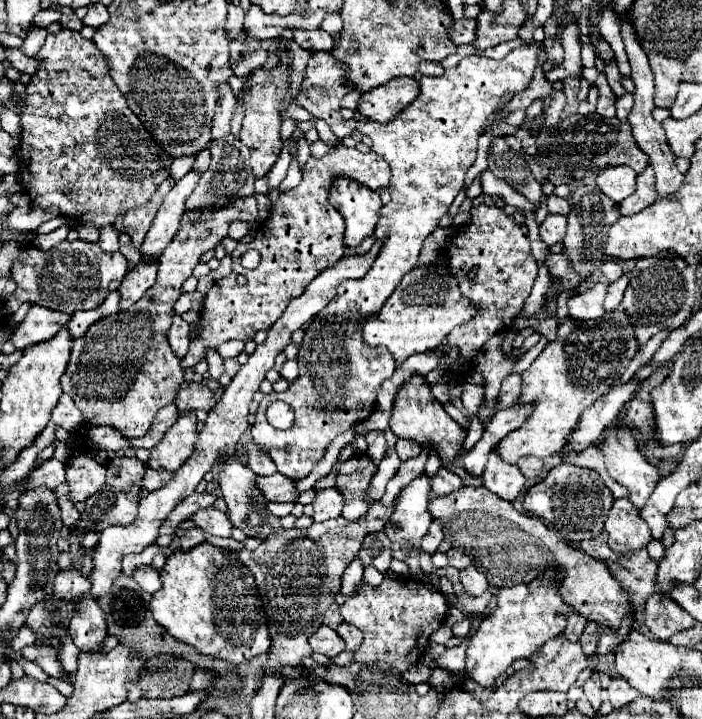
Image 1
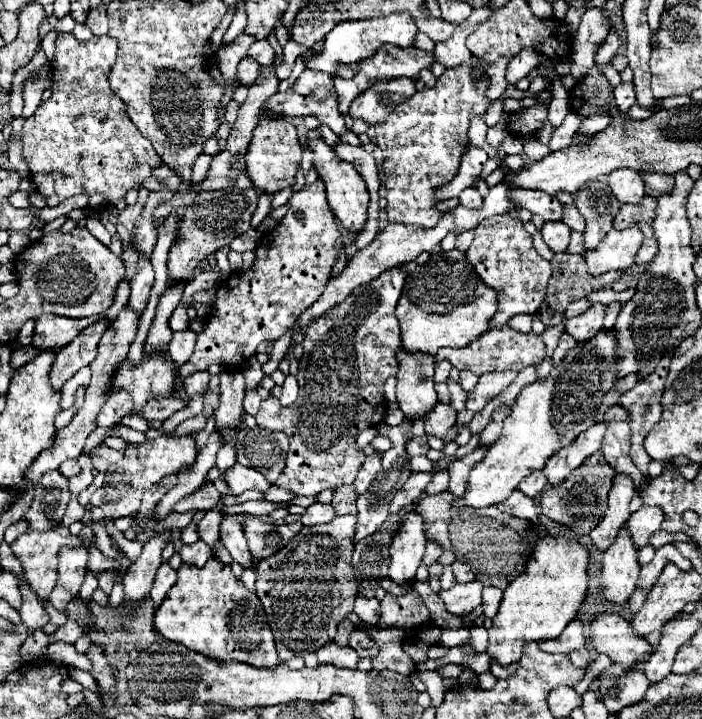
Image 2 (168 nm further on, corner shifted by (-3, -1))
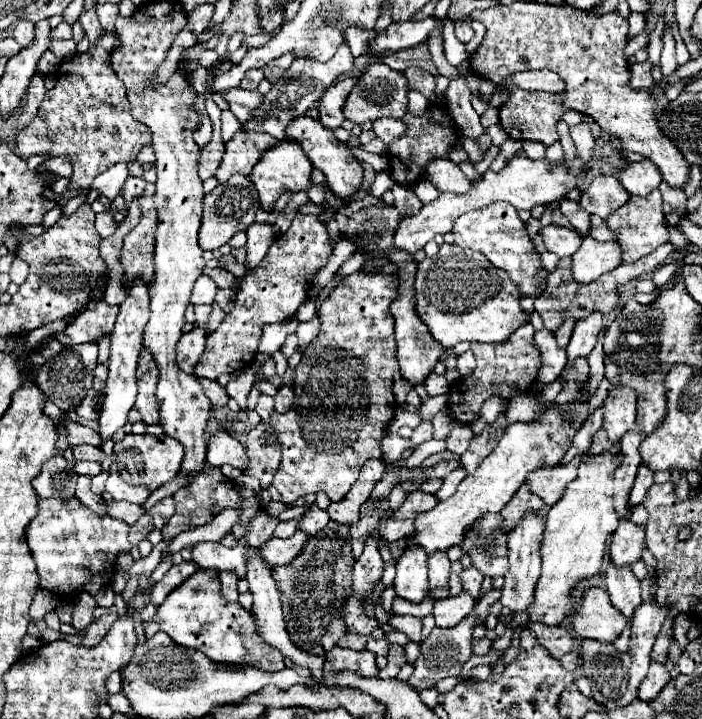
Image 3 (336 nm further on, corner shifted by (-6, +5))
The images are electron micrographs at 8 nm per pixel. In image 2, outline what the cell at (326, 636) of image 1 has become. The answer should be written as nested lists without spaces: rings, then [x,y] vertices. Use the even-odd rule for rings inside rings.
[[[331,641],[323,647],[319,647],[317,659],[319,659],[319,663],[325,663],[325,665],[355,669],[357,661],[359,661],[359,655],[355,655],[353,647],[349,647],[349,645],[343,647],[343,645],[337,645],[335,641]]]

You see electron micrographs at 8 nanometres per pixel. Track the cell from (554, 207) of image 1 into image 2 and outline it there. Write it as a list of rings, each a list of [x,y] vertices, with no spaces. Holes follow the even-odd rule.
[[[563,205],[563,221],[573,229],[573,231],[583,231],[585,219],[579,215],[575,205]]]

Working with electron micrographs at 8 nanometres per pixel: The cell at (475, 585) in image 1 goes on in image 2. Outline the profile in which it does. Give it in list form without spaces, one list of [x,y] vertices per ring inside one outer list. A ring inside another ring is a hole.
[[[473,579],[469,583],[455,583],[447,591],[439,591],[439,597],[443,599],[449,613],[465,615],[481,605],[481,591],[483,583]]]

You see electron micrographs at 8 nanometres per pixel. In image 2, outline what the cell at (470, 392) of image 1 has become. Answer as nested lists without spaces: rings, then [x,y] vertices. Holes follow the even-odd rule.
[[[448,379],[447,384],[450,391],[451,405],[453,405],[457,411],[461,411],[461,409],[465,407],[467,393],[461,389],[461,385],[457,385],[457,383],[453,382],[451,379]]]

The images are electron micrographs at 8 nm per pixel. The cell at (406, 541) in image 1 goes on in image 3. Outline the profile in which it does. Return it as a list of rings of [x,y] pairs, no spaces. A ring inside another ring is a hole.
[[[404,549],[396,561],[396,597],[410,603],[420,603],[428,595],[428,557],[422,549]]]

